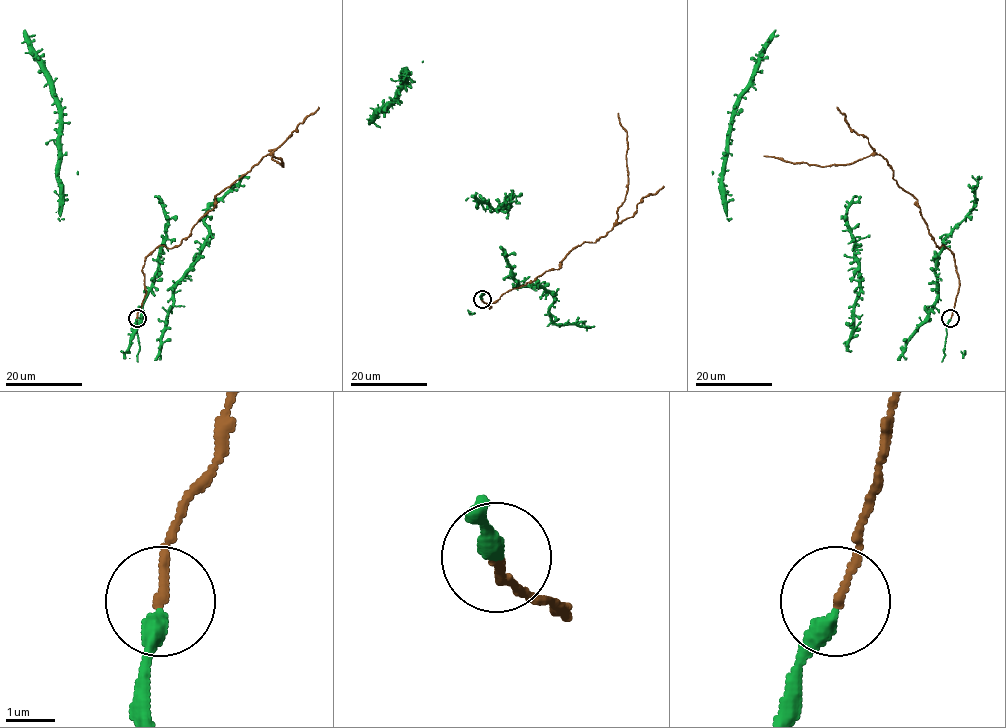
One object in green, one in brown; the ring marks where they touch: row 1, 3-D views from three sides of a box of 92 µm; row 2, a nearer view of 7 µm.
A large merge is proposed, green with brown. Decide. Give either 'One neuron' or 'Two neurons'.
One neuron

